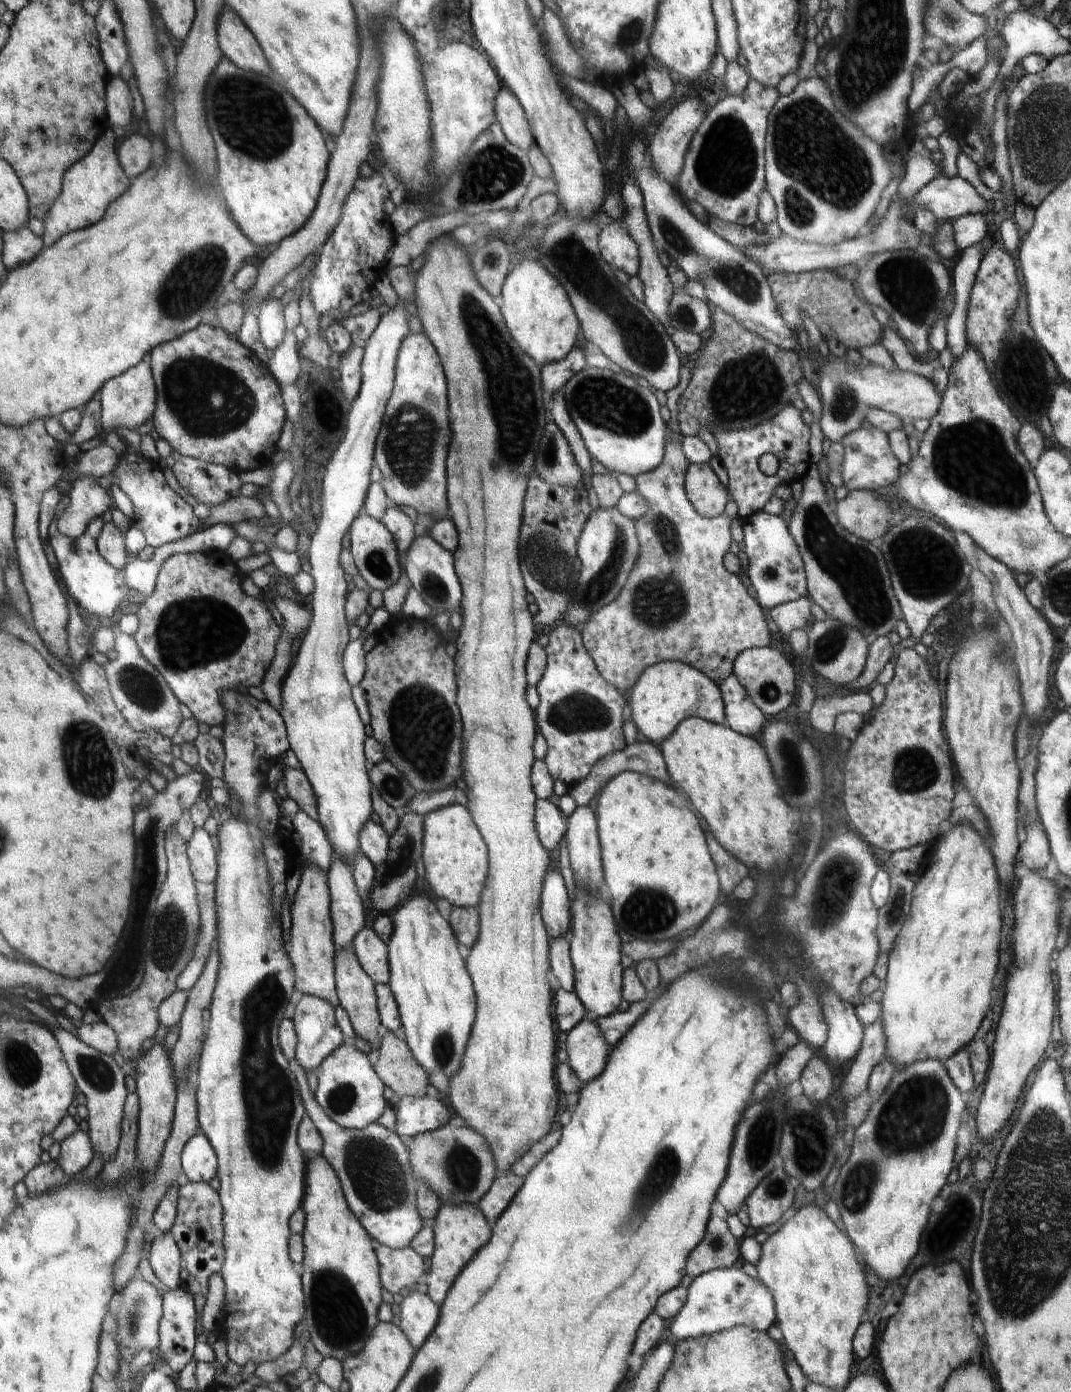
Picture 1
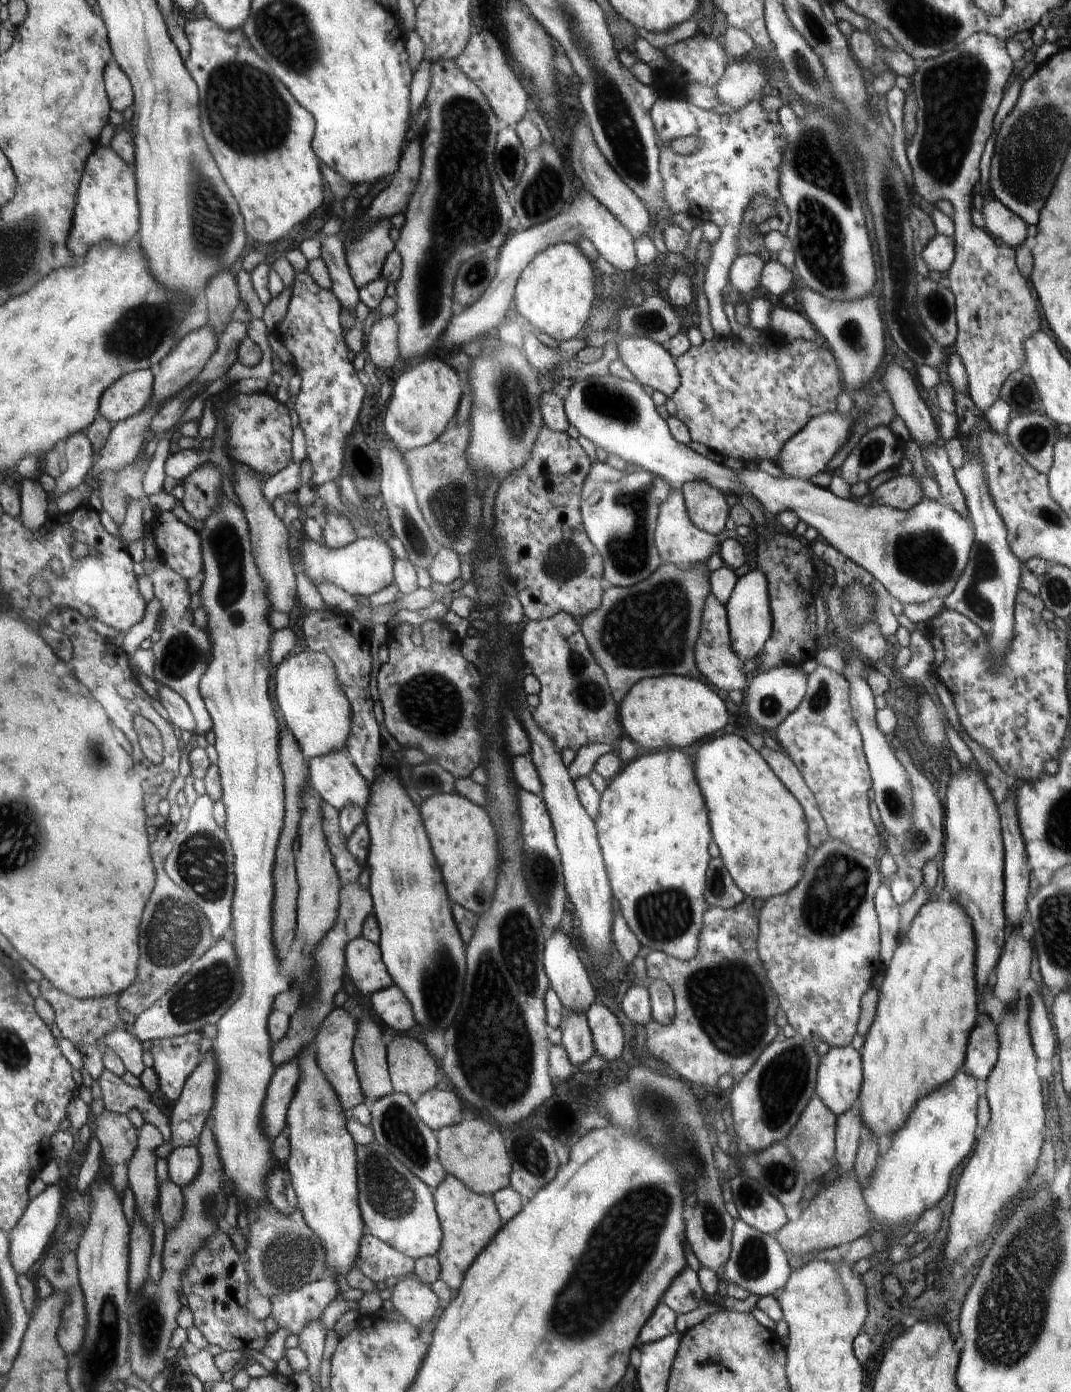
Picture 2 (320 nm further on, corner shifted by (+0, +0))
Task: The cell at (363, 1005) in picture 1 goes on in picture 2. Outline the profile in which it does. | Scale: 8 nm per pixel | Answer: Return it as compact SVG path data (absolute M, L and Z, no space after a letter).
M359 1008L357 1014L359 1030L353 1046L353 1058L361 1089L365 1092L364 1103L370 1108L374 1102L394 1092L389 1074L388 1040L368 1012Z

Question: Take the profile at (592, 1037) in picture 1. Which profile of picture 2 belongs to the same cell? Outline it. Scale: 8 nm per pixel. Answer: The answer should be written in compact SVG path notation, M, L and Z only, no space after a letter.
M594 1003L585 1015L596 1053L607 1062L617 1059L624 1050L624 1036L618 1018L602 1003Z

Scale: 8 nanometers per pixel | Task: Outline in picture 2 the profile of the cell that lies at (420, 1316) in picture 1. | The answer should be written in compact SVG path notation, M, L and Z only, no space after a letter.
M415 1278L400 1280L393 1287L391 1300L395 1310L416 1328L429 1322L443 1307L432 1289Z

